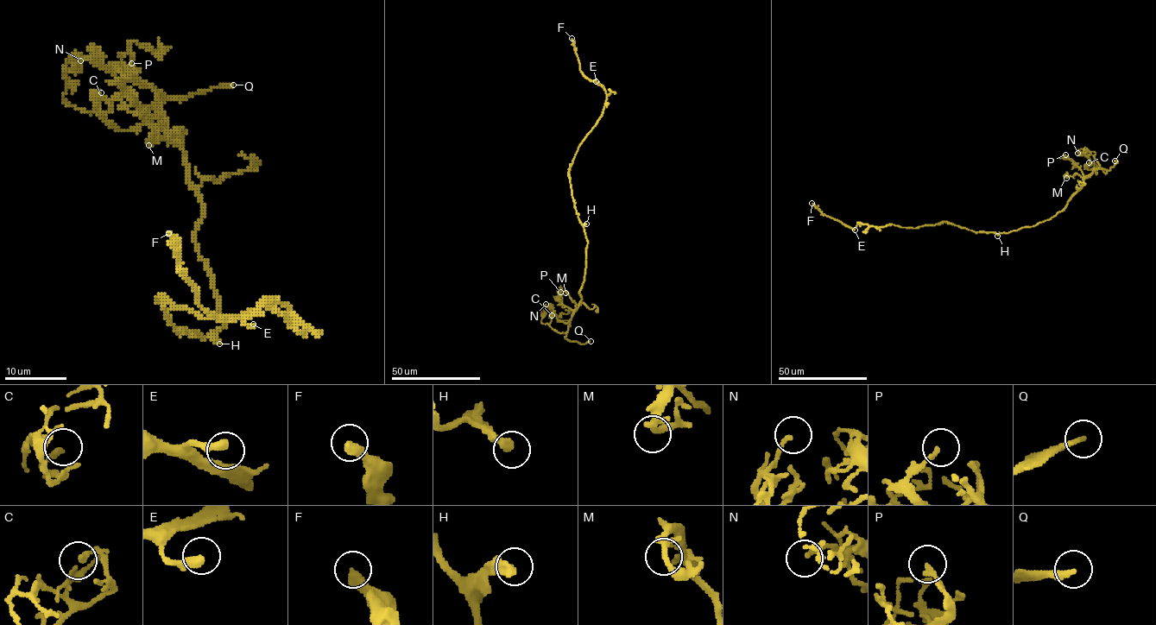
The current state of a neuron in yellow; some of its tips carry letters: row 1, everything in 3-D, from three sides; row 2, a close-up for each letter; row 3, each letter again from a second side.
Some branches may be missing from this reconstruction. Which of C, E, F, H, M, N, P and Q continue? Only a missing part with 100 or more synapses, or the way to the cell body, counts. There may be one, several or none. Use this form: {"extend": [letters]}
{"extend": ["F", "Q"]}

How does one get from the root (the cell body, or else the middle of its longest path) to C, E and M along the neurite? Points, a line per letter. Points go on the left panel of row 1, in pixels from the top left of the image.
C: (186, 331), (223, 327), (196, 247), (201, 198), (167, 119), (119, 129), (93, 111), (101, 92)
E: (186, 331), (159, 298), (199, 318), (258, 306), (284, 314), (287, 306), (264, 300), (244, 320), (253, 324)
M: (186, 331), (204, 337), (223, 327), (196, 247), (201, 198), (184, 131), (154, 133), (148, 145)

